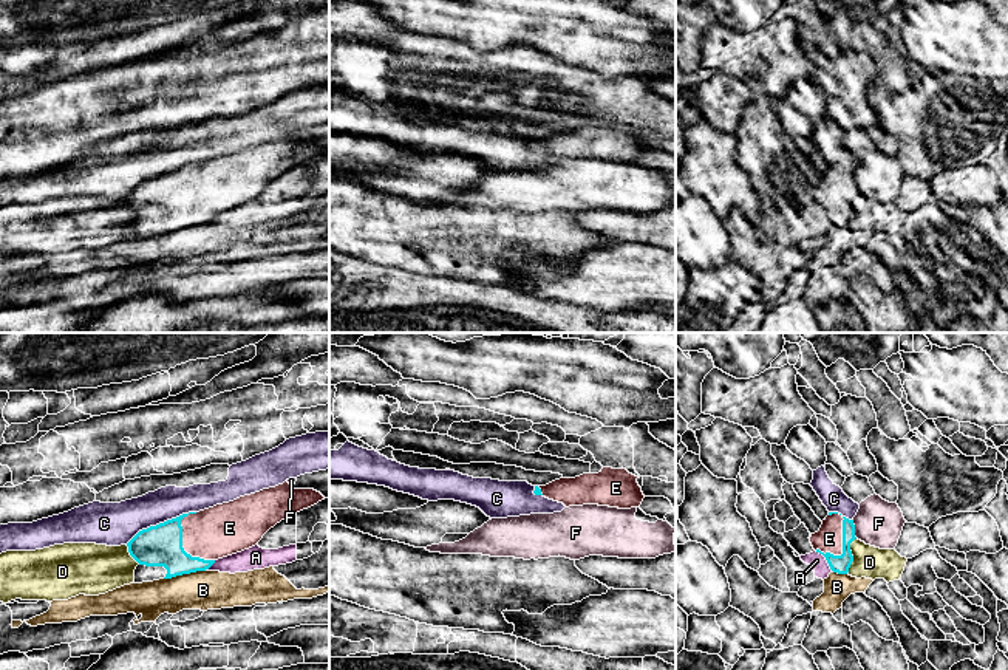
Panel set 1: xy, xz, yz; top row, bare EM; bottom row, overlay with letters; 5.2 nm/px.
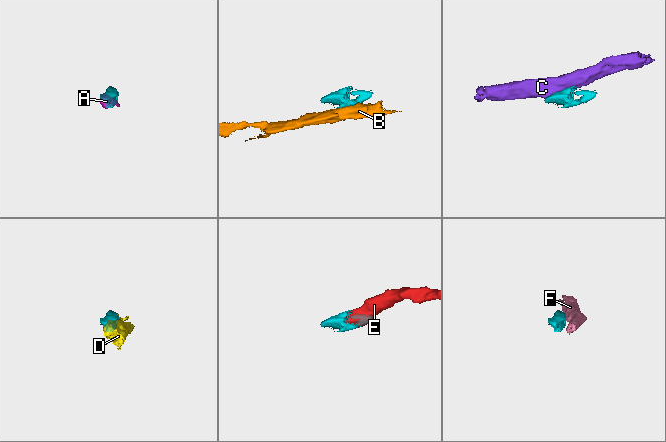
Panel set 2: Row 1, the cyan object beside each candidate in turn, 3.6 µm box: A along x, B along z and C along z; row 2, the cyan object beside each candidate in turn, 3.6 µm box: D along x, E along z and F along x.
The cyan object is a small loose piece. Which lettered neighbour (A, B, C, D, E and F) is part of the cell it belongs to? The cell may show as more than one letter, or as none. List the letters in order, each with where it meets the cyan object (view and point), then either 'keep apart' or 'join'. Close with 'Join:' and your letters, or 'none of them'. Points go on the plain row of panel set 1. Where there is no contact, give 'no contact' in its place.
A: meets cyan in yz at (826, 212); keep apart
B: meets cyan in xy at (184, 226); keep apart
C: meets cyan in xy at (160, 177); keep apart
D: meets cyan in yz at (852, 209); keep apart
E: meets cyan in xy at (181, 200); join
F: meets cyan in yz at (854, 183); keep apart
Join: E

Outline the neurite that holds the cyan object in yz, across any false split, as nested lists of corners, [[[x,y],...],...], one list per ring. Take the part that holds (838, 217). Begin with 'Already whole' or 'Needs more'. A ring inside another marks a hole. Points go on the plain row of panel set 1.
Needs more. [[[829,166],[818,186],[812,187],[813,203],[822,207],[833,226],[847,227],[853,215],[850,197],[855,193],[853,173]]]

